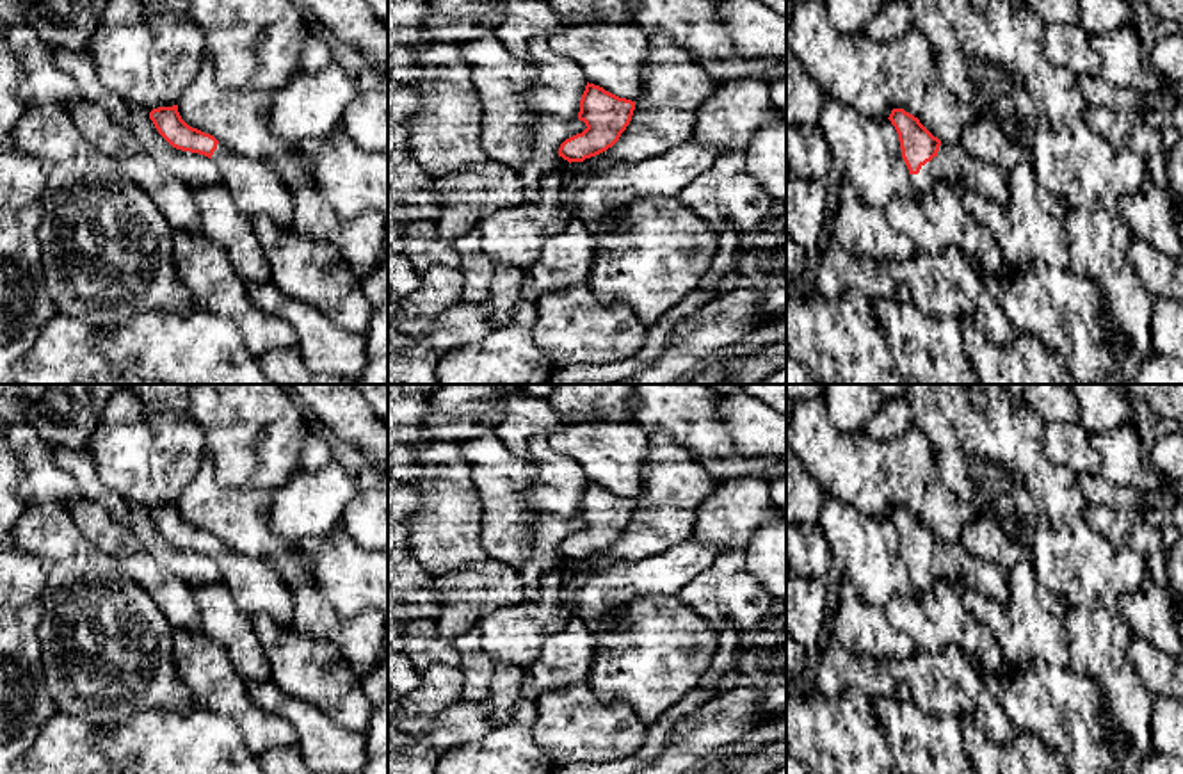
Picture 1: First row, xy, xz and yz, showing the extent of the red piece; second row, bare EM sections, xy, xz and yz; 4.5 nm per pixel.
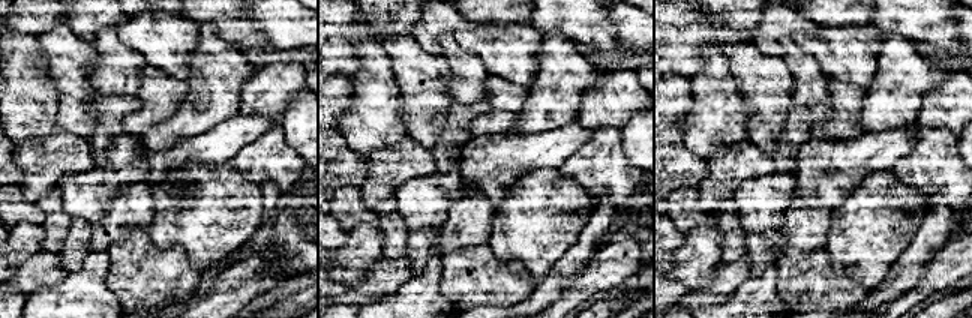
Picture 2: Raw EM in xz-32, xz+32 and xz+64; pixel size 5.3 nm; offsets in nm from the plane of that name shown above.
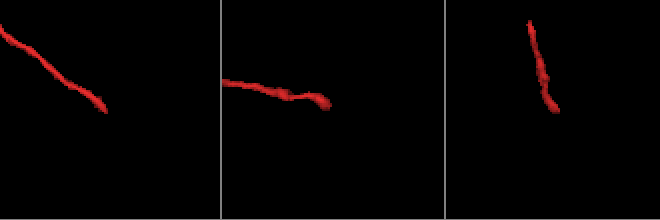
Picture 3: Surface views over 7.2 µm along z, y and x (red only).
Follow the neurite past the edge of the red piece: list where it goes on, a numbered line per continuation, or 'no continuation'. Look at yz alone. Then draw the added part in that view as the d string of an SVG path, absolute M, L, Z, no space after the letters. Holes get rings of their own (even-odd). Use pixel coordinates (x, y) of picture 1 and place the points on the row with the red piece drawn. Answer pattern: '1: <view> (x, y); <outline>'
1: yz (952, 162); M941 142L938 155L911 174L916 192L929 192L938 183L955 180L959 189L970 189L984 198L998 201L1003 208L1010 201L1005 171L971 158L961 144Z

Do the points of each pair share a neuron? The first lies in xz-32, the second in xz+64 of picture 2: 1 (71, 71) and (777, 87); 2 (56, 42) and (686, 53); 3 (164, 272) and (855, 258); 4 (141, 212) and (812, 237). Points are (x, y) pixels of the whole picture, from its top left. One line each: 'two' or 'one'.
1: one
2: two
3: two
4: one

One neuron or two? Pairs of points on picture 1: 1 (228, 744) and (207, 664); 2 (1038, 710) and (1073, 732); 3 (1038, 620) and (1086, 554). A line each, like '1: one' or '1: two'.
1: two
2: one
3: two

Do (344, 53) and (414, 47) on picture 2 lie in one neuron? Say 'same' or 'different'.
different

